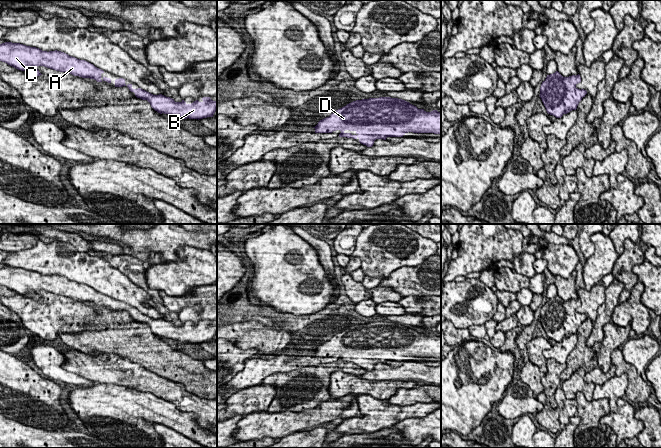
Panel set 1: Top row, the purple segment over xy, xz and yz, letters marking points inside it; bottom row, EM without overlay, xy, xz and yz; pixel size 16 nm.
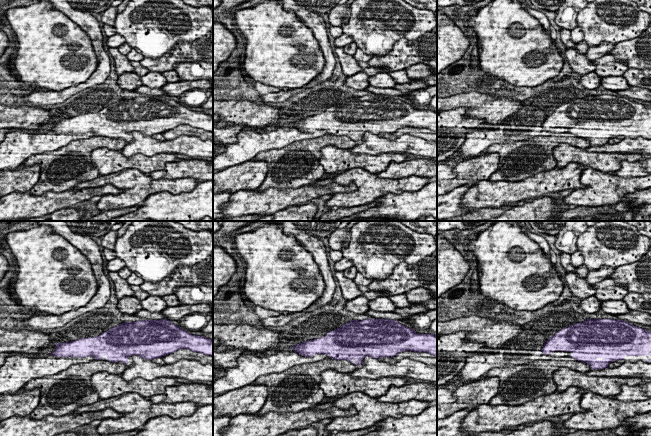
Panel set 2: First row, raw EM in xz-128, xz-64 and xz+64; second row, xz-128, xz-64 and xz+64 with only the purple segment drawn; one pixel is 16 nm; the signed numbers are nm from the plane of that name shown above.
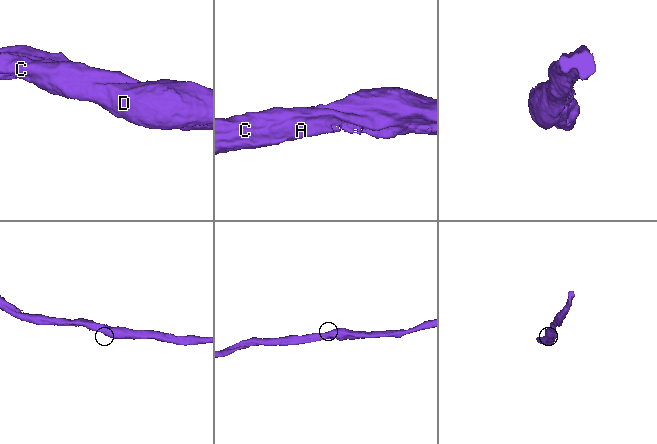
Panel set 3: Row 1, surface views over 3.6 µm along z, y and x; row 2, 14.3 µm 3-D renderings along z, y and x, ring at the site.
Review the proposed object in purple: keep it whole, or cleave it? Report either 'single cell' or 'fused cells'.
single cell

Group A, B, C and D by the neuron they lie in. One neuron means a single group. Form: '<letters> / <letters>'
A B C D

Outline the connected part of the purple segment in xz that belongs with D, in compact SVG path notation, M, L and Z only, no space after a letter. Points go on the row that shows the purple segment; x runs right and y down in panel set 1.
M369 98L347 104L313 128L315 133L340 130L339 137L358 138L372 147L376 139L403 137L408 132L441 134L441 112L426 112L398 98Z

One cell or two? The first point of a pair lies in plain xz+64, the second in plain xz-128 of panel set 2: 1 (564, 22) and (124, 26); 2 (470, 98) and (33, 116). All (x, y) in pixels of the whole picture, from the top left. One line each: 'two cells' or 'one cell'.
1: two cells
2: one cell

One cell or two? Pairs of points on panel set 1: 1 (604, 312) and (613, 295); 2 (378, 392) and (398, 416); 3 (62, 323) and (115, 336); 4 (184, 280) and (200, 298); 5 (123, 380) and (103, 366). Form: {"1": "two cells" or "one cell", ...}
{"1": "one cell", "2": "two cells", "3": "two cells", "4": "two cells", "5": "one cell"}

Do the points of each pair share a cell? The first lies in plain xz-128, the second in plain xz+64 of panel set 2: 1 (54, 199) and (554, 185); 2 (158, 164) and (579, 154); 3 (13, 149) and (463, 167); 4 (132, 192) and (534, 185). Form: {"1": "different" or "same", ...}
{"1": "same", "2": "same", "3": "different", "4": "different"}

